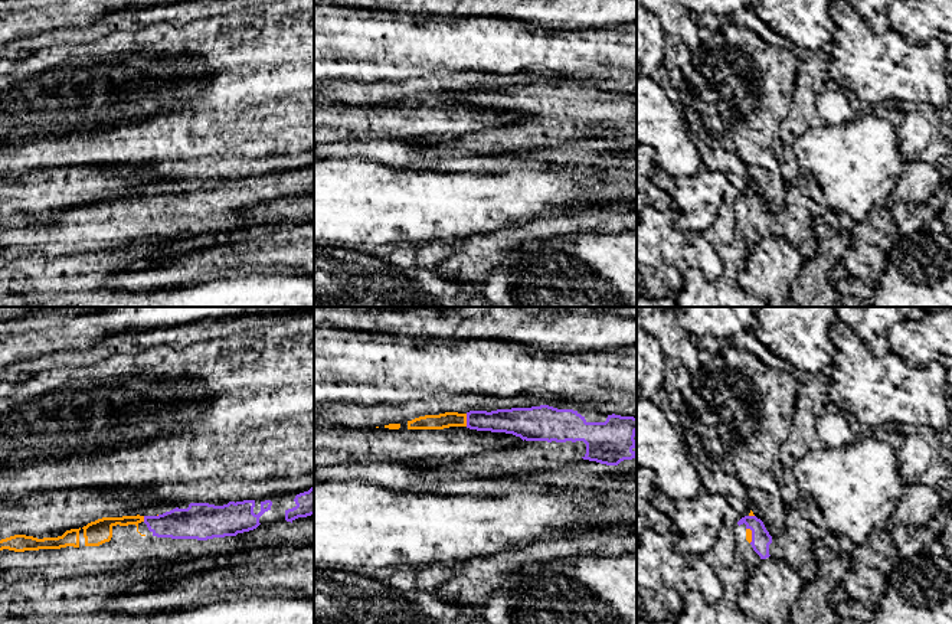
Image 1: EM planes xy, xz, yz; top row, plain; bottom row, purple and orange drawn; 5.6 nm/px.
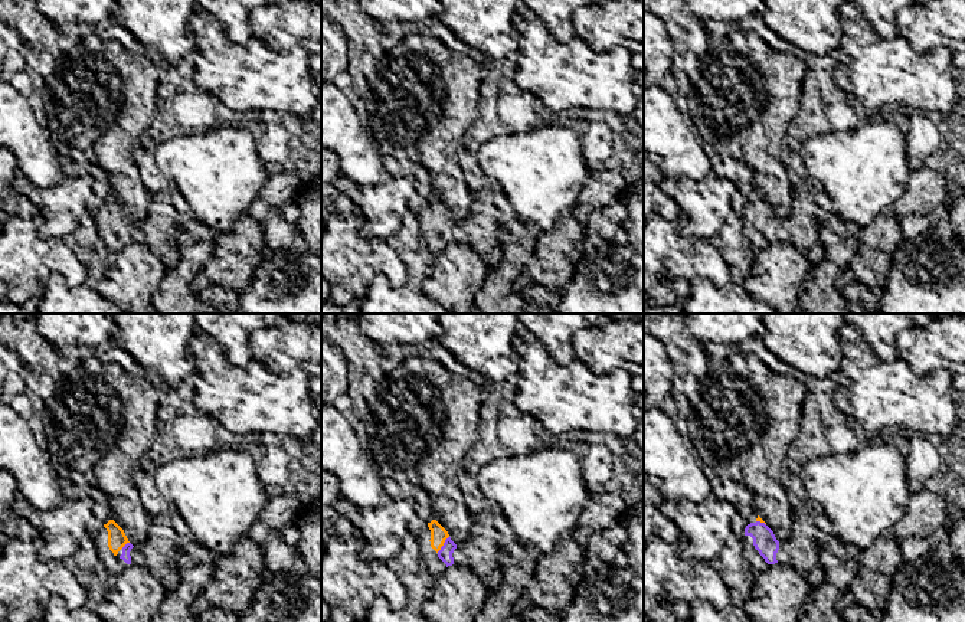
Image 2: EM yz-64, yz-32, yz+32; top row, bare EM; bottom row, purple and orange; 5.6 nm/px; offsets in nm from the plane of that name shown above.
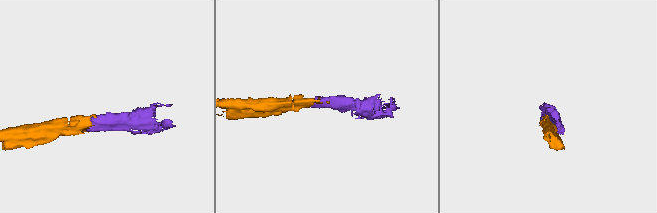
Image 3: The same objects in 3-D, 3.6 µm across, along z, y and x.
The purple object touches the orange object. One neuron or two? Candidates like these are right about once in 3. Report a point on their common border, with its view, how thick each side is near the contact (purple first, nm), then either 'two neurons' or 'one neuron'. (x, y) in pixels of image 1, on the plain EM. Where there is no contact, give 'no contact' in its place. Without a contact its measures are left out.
meets purple in xz at (467, 97); 140 nm thick on the purple side, 90 nm on the other; one neuron

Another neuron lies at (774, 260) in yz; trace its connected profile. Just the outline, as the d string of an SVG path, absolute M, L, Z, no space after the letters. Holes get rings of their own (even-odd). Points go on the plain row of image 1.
M766 235L750 246L750 254L736 282L749 294L762 298L768 307L801 307L792 298L789 288L801 272L804 258L785 236Z

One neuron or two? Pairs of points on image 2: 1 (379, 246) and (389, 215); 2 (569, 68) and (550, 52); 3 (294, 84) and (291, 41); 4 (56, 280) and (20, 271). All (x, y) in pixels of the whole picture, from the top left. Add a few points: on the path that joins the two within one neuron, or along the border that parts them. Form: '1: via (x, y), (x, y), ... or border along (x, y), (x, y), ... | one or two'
1: border along (370, 238), (385, 239) | two
2: via (565, 66), (555, 56) | one
3: border along (295, 45), (285, 52) | two
4: border along (82, 282), (71, 285), (52, 272), (36, 298) | two

